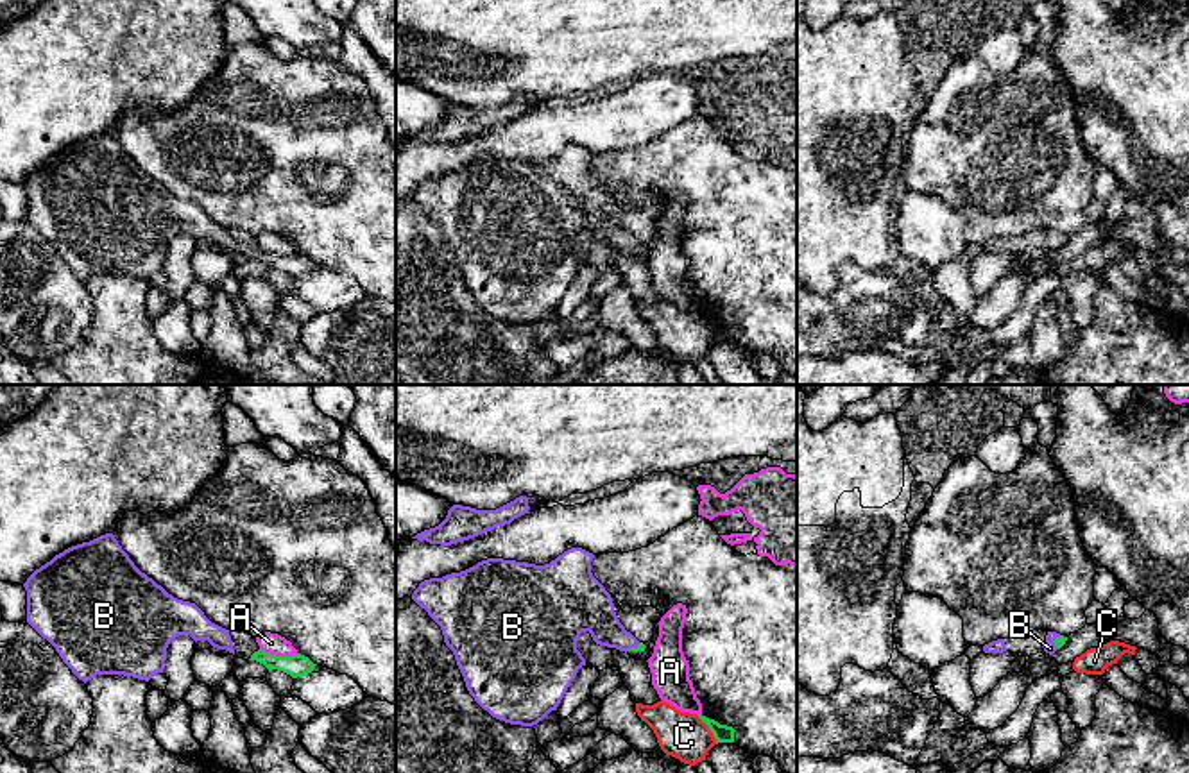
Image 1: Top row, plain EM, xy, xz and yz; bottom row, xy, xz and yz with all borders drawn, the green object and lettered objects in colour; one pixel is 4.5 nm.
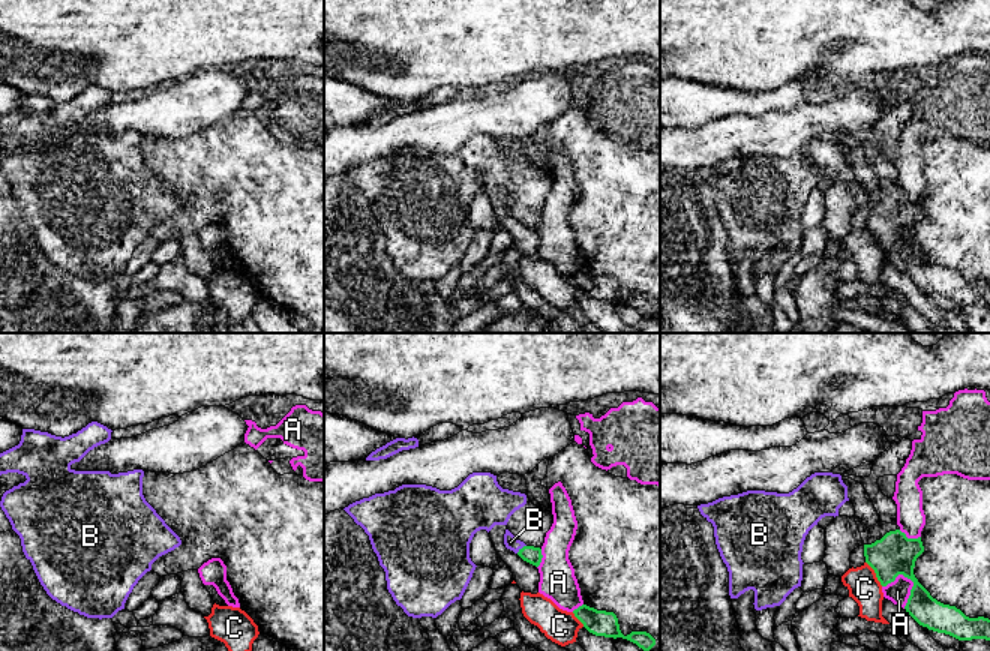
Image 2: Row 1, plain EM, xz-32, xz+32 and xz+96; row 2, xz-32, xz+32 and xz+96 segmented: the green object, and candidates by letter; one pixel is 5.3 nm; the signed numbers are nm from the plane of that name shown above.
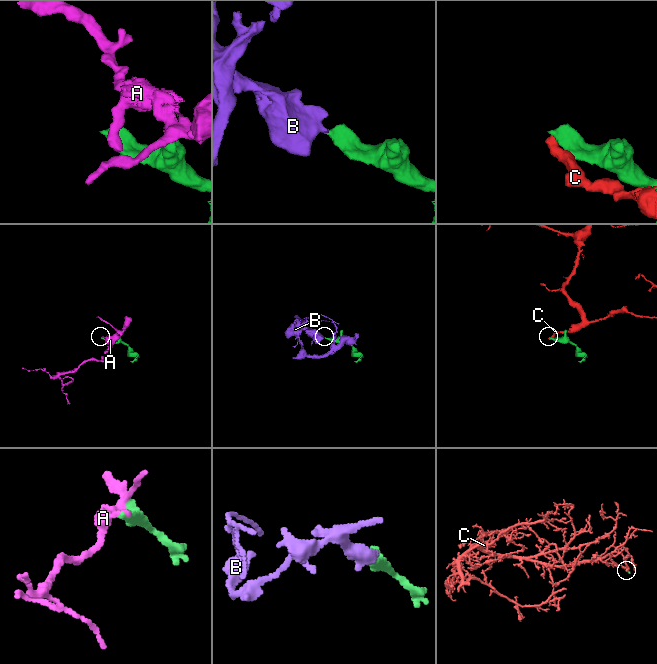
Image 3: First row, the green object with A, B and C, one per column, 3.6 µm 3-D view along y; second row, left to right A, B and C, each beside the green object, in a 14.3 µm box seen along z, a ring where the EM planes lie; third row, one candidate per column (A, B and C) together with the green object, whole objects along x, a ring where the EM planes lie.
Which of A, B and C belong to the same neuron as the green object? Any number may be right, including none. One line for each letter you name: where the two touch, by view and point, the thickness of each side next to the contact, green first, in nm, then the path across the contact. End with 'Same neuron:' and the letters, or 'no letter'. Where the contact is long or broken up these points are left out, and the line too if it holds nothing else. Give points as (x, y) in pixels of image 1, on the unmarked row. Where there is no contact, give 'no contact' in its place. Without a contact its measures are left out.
B: yz (1053, 240) | 50/50 nm | across yz (1059, 240), (1053, 240), (1050, 247)
Same neuron: B

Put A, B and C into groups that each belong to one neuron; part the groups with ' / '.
A / B / C

